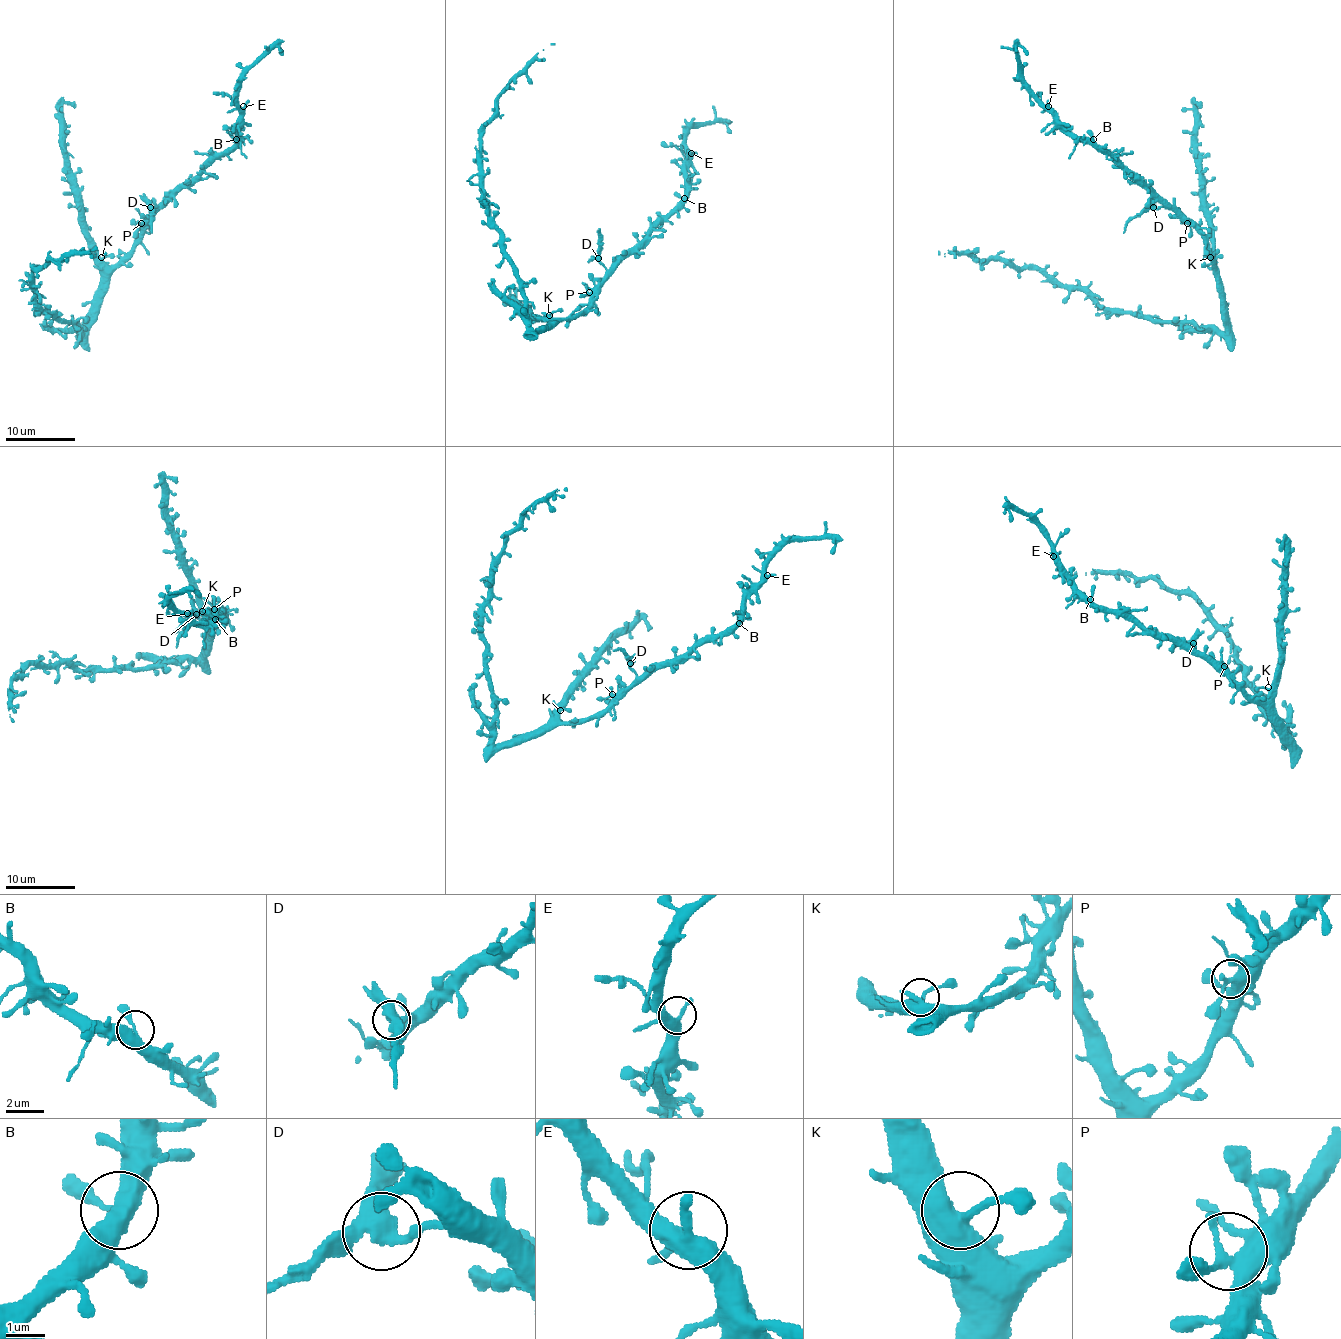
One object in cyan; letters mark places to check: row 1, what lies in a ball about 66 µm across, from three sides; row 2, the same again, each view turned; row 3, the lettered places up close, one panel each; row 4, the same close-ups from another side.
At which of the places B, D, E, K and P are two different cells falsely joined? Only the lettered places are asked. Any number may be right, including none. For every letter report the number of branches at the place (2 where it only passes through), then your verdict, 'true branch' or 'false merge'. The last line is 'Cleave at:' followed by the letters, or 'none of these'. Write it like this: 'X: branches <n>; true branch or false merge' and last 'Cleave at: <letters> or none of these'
B: branches 3; true branch
D: branches 3; false merge
E: branches 3; true branch
K: branches 2; true branch
P: branches 2; true branch
Cleave at: D

